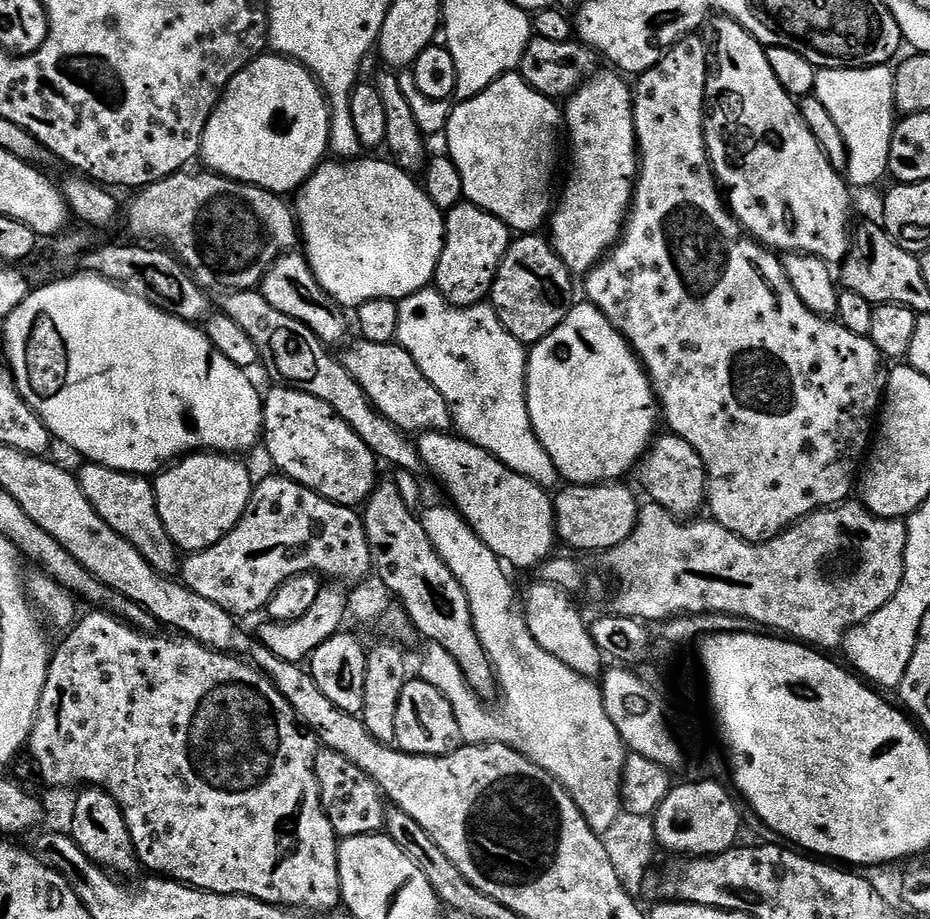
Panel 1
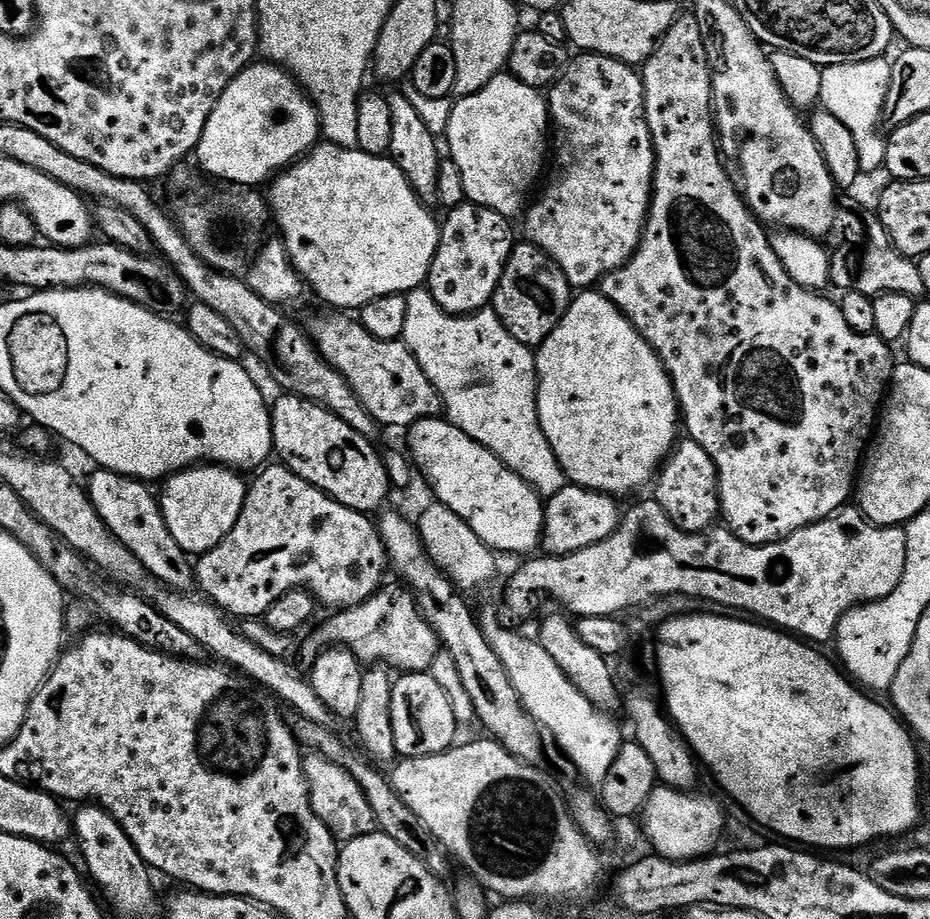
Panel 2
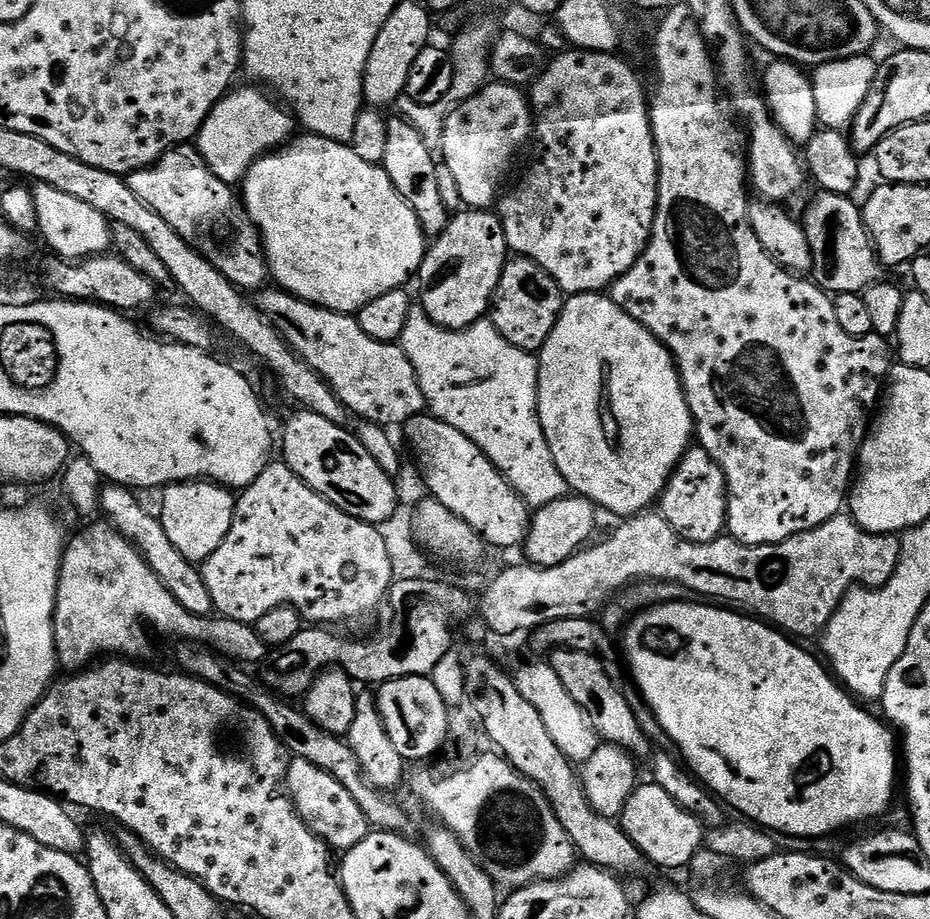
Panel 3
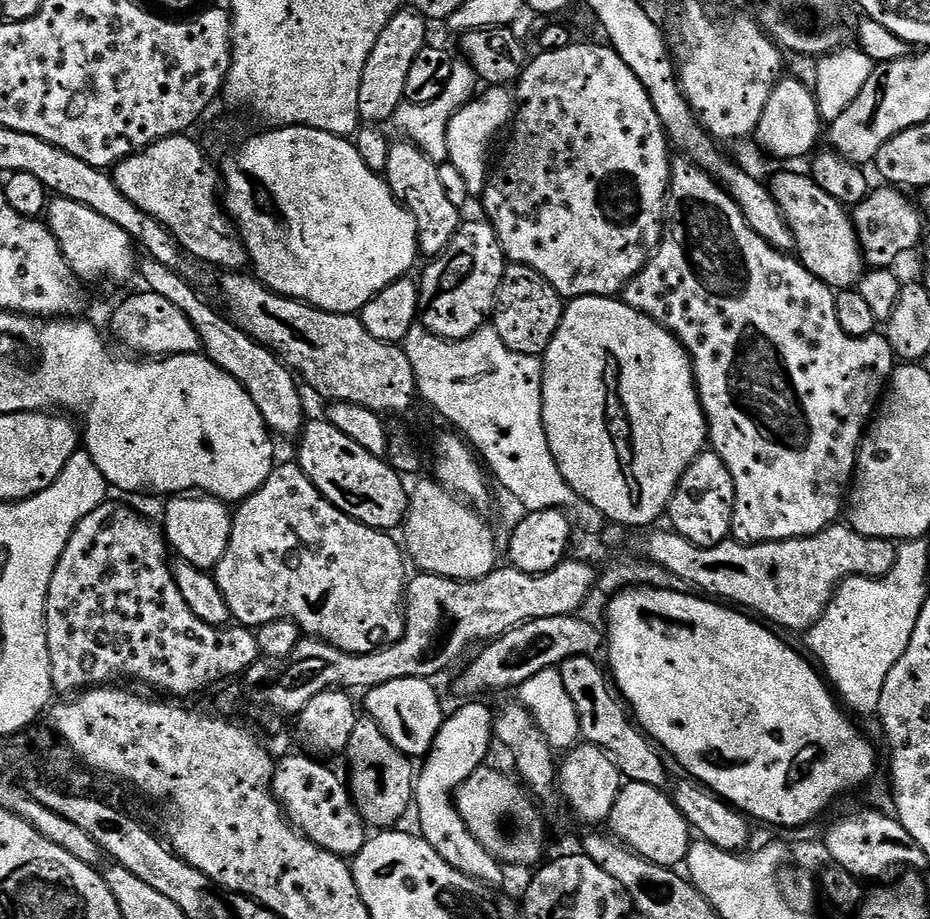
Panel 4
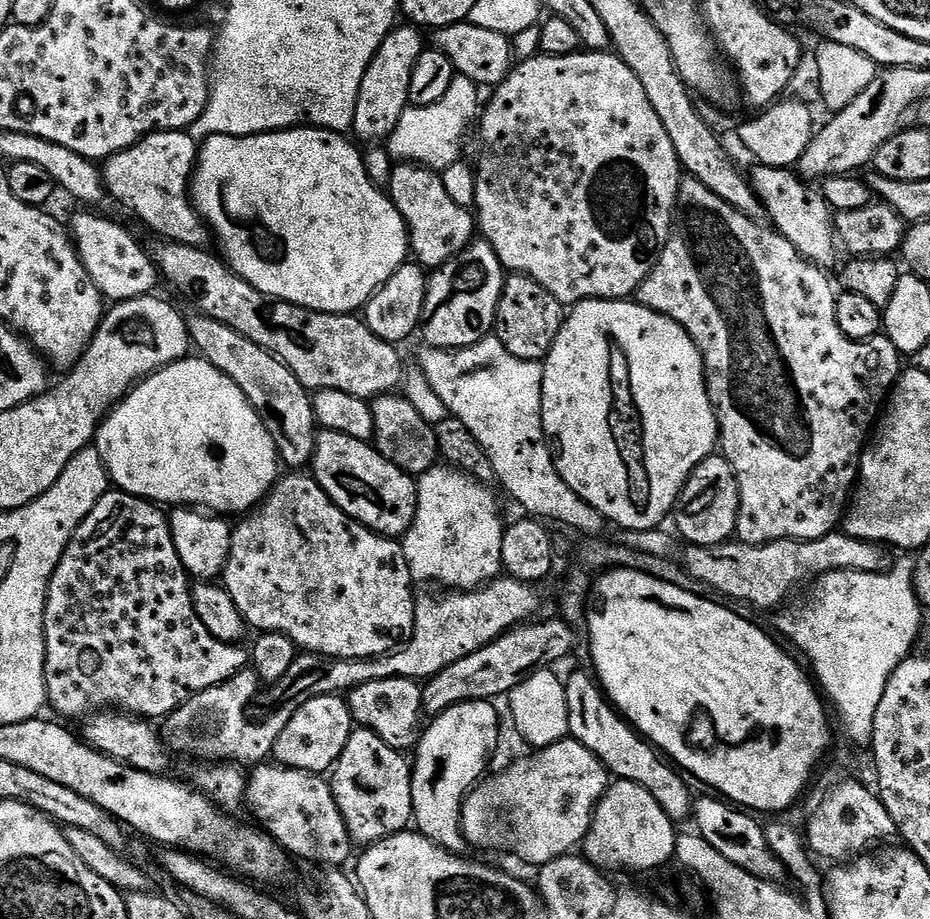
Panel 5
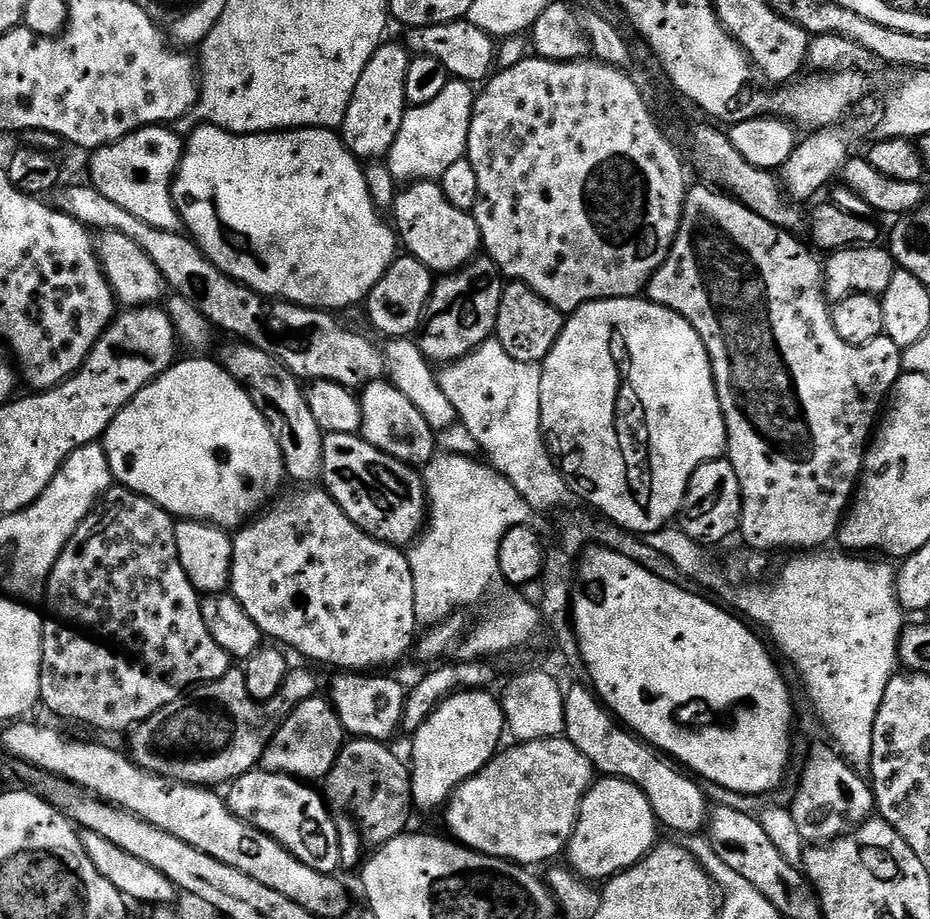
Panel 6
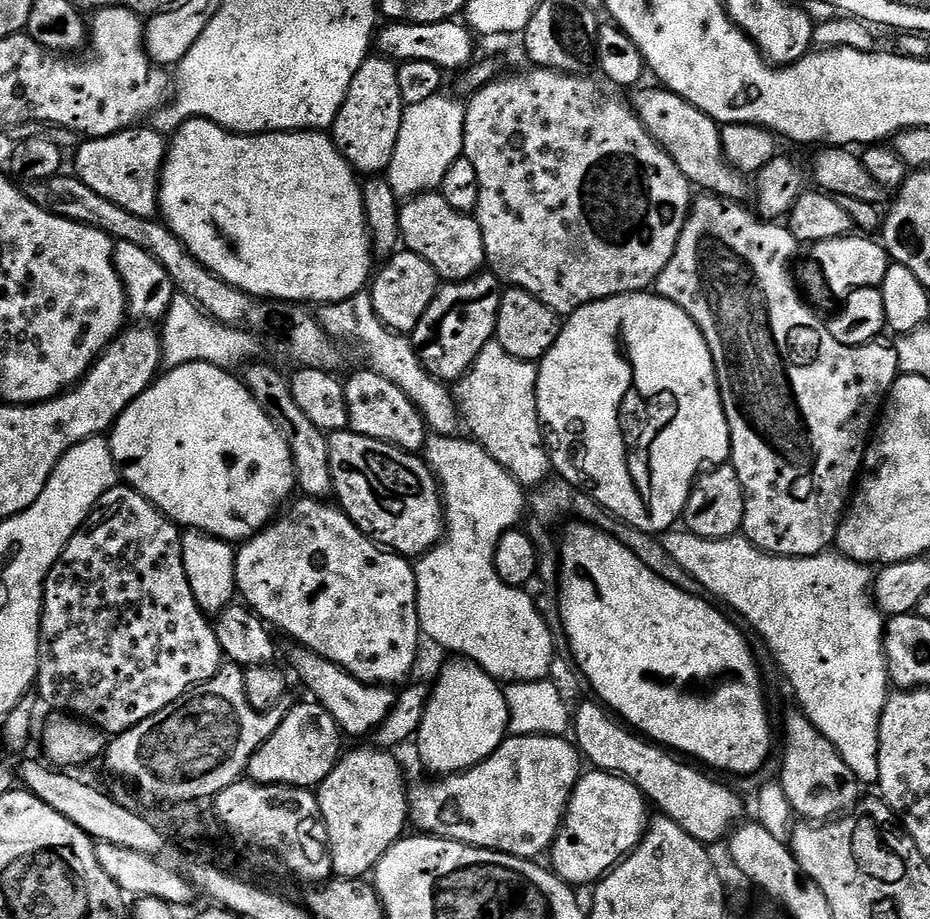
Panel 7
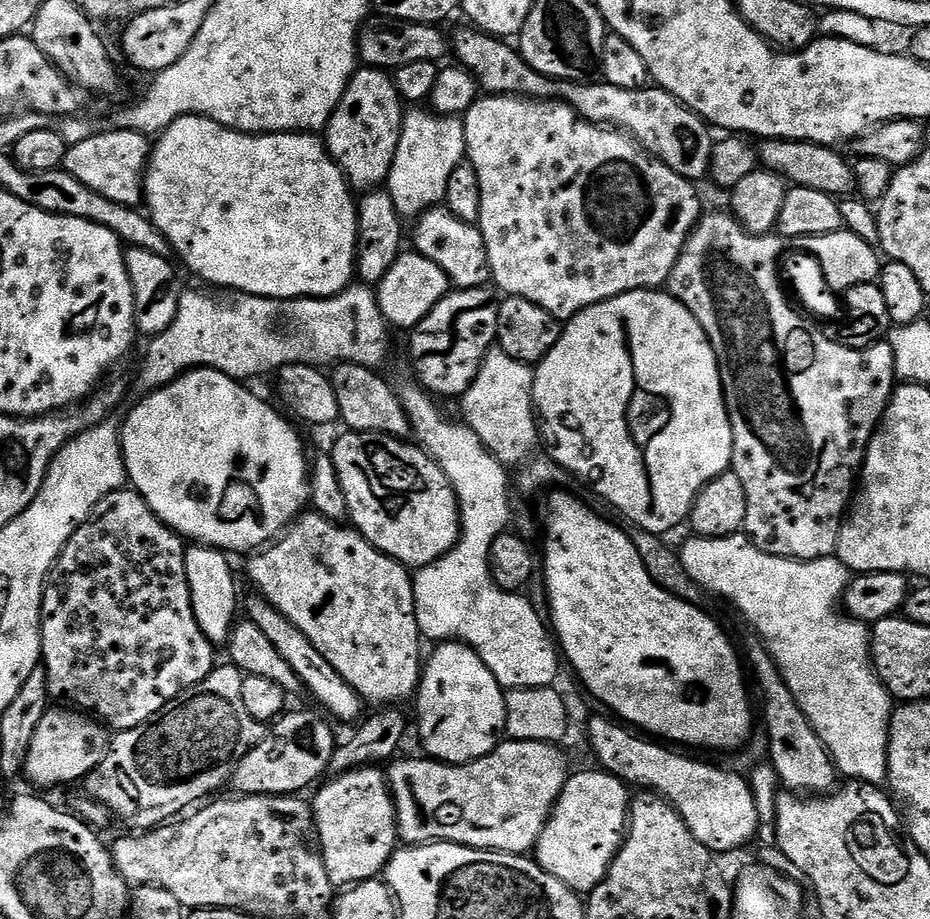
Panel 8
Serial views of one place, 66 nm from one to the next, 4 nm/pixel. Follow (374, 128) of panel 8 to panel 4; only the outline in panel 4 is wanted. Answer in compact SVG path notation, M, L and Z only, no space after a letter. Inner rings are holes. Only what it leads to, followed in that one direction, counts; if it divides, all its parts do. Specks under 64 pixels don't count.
M401 10L386 22L386 30L378 34L378 42L374 42L374 50L366 58L366 70L362 70L362 86L358 90L358 111L361 121L372 126L380 126L391 121L401 103L405 101L406 77L410 74L410 66L414 66L414 58L429 43L429 21L415 10Z

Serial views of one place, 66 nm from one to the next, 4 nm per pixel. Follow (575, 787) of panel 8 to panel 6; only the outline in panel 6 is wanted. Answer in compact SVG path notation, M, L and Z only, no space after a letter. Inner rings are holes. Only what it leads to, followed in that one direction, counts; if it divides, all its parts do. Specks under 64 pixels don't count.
M619 776L597 779L582 798L580 819L568 840L567 863L579 876L604 882L625 868L633 868L658 843L658 821L646 794L638 786Z

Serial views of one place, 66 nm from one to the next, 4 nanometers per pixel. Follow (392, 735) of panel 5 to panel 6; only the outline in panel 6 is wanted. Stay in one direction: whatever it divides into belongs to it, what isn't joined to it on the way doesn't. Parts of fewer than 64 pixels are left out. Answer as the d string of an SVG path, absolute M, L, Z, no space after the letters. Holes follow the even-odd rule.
M344 670L333 678L330 699L349 737L388 742L396 731L401 731L406 688L384 675L388 674L361 674Z

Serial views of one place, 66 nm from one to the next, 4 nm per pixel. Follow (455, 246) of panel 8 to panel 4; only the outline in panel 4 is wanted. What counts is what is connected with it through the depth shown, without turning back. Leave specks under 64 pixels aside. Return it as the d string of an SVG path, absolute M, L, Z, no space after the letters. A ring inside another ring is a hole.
M408 138L396 140L390 150L390 162L382 174L388 181L390 190L401 201L414 218L416 227L416 246L419 255L424 258L440 256L450 246L454 234L462 223L462 209L454 206L442 186L440 164L432 160L418 145Z

